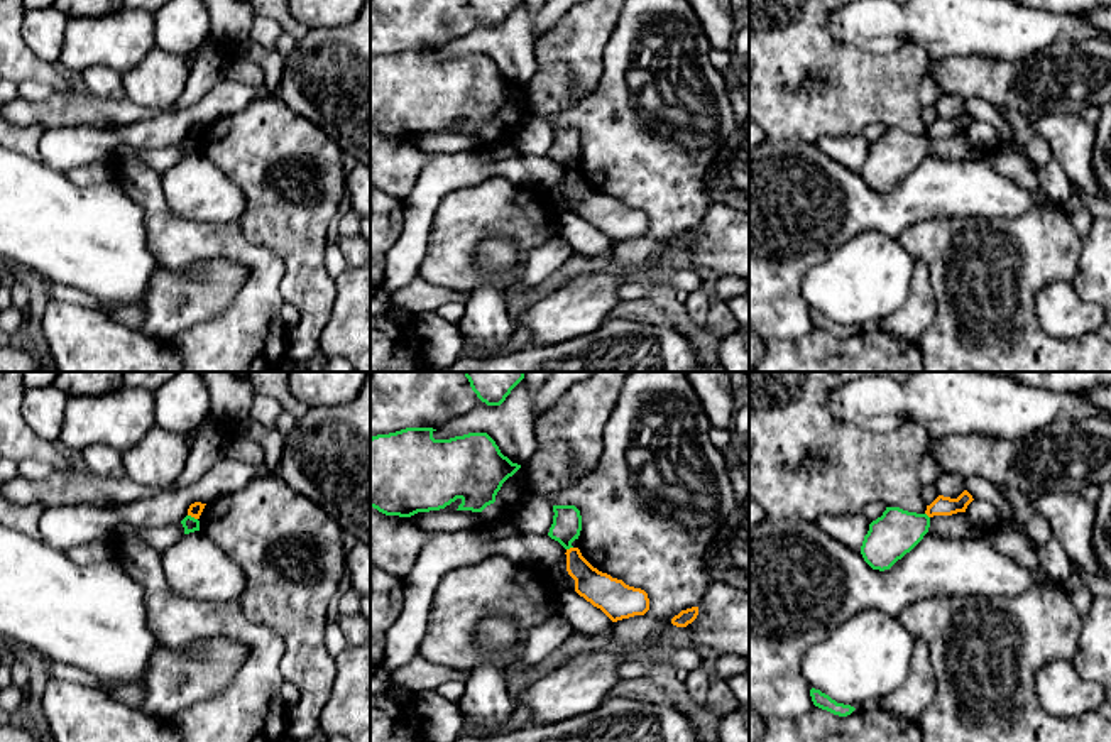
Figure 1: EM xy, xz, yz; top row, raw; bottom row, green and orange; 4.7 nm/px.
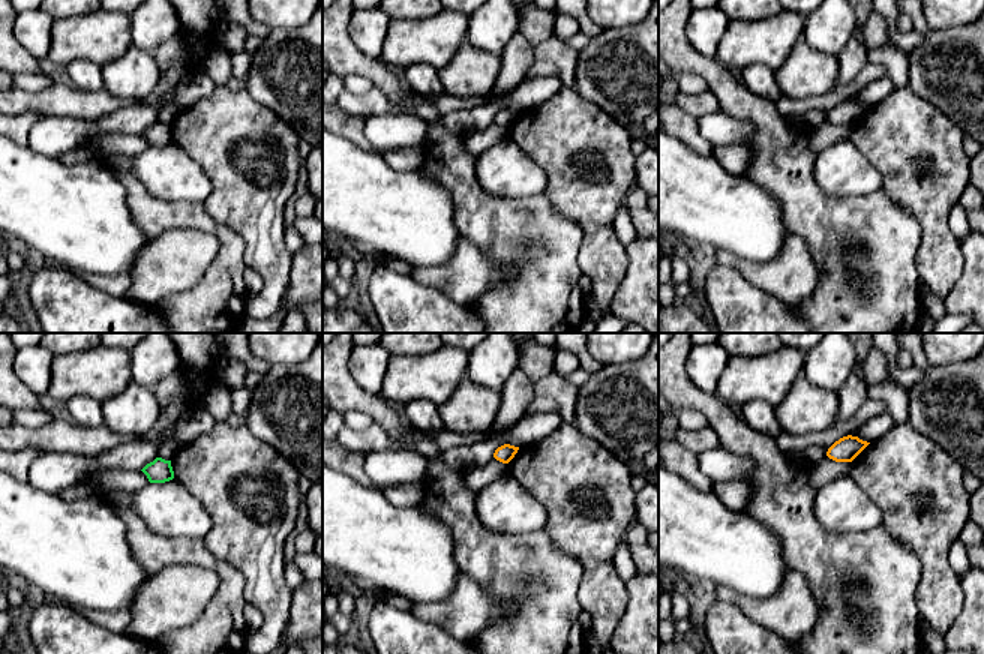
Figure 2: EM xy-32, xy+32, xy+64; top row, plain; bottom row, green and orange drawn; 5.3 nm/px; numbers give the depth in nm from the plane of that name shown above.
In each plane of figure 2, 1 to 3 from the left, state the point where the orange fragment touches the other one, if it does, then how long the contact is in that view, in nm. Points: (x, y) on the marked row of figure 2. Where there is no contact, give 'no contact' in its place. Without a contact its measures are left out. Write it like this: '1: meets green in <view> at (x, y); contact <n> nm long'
1: no contact
2: no contact
3: no contact

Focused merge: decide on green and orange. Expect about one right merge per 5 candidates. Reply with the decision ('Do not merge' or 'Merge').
Do not merge

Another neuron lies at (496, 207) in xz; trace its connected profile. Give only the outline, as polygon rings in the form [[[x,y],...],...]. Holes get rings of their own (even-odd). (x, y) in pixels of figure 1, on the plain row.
[[[506,177],[450,191],[433,215],[419,276],[443,289],[472,291],[482,284],[475,252],[484,238],[512,238],[517,265],[497,284],[519,282],[528,252],[560,233],[560,213],[550,191],[538,186],[512,184]]]

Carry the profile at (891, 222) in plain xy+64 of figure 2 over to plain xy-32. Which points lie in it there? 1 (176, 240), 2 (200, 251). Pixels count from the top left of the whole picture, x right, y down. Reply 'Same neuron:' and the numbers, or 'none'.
Same neuron: none

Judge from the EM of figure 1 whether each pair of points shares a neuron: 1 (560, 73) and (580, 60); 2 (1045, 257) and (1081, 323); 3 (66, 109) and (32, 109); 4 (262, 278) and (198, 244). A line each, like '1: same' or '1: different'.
1: different
2: different
3: same
4: same

